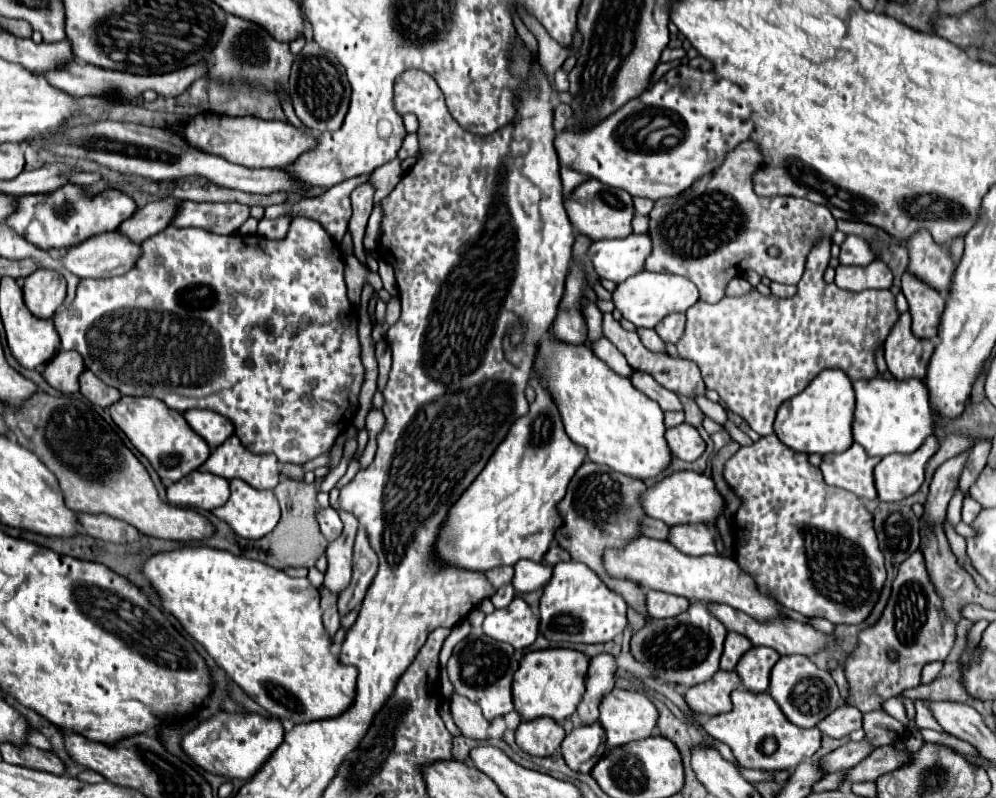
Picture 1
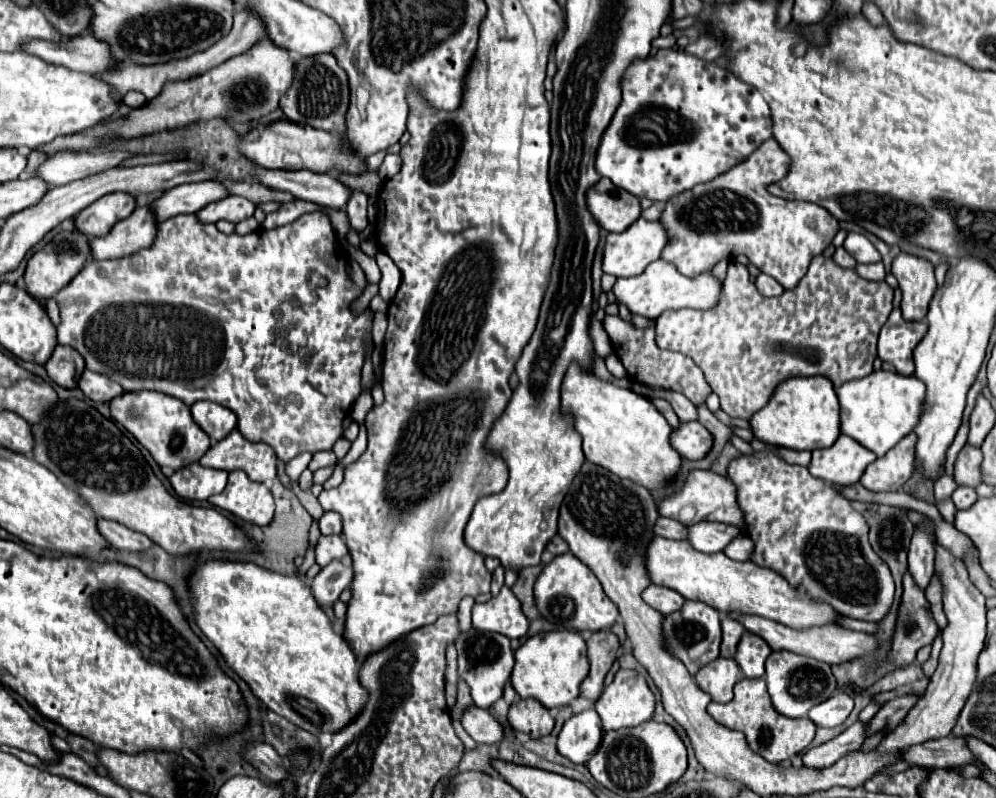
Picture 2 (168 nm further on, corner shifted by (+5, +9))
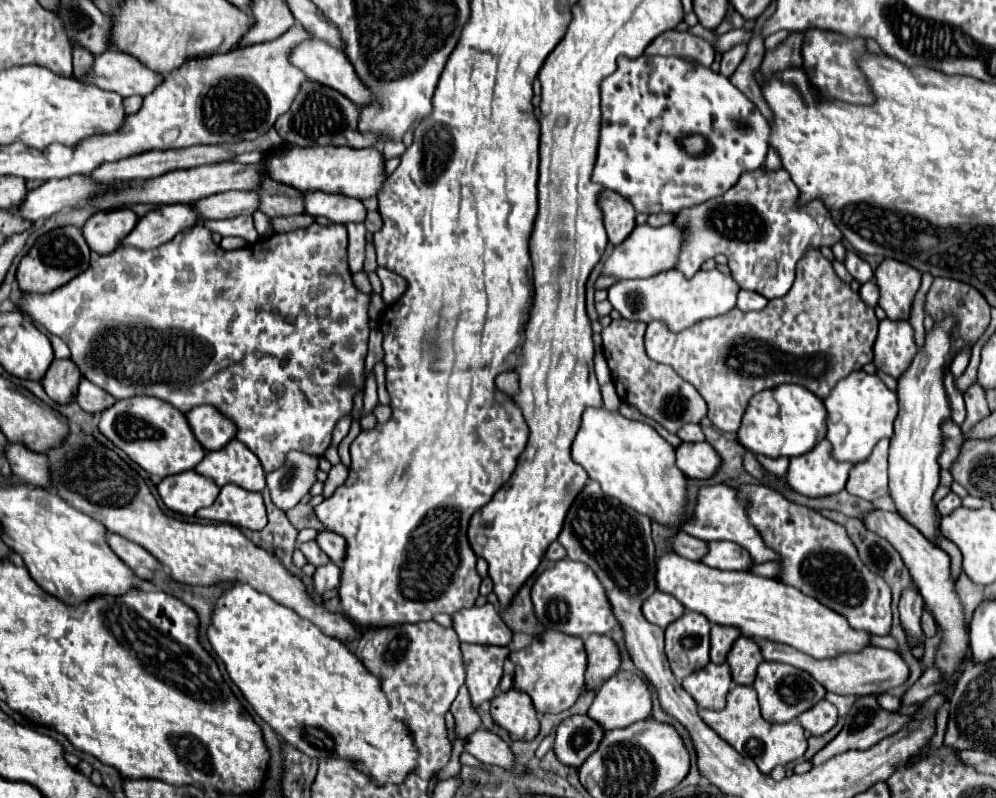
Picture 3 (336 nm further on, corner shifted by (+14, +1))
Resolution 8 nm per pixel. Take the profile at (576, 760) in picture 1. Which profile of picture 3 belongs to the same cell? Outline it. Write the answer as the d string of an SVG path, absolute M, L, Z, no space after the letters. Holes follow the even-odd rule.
M573 715L569 719L563 719L557 727L557 737L553 743L555 757L563 765L579 769L585 759L597 749L601 737L601 725L587 715Z

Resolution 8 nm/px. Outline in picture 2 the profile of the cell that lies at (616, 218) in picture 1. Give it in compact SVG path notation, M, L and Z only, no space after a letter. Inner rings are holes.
M602 177L588 191L588 209L596 217L602 229L610 233L622 233L640 217L640 199Z

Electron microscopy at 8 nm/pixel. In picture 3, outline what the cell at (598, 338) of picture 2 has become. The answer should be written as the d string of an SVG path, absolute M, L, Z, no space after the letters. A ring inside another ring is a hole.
M595 349L595 375L599 379L599 383L607 383L611 381L611 373L609 373L609 367L607 367L607 361L603 357L603 353L599 349Z

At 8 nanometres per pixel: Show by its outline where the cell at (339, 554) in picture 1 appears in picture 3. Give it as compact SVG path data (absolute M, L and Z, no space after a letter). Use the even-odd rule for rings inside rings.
M307 541L307 543L303 543L299 549L301 549L301 553L305 555L307 563L311 563L311 565L315 565L315 567L329 563L329 557L319 549L319 545L317 545L315 541Z

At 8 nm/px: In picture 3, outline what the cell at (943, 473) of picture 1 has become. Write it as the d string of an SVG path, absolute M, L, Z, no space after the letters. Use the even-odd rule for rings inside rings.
M917 587L905 589L905 593L901 595L901 601L899 601L899 615L901 615L901 625L903 625L905 633L909 633L913 637L923 637L923 631L919 627L921 611L923 611L923 597L919 595Z

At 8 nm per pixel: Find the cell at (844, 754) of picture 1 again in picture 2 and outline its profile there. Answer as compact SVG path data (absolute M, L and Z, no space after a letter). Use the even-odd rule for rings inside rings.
M908 693L902 697L896 697L892 701L888 701L872 721L868 721L868 735L888 727L894 729L894 725L898 725L902 721L902 717L906 717L908 709L920 699L920 693Z

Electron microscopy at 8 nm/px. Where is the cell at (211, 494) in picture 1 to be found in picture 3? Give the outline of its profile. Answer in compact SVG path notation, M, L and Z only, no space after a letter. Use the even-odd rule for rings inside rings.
M195 471L169 475L157 485L157 489L163 503L183 515L193 515L197 509L209 507L219 495L219 487Z

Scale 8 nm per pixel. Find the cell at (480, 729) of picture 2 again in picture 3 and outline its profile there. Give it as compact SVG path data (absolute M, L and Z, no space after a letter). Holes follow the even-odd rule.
M477 729L465 739L465 751L477 757L481 763L499 765L505 769L513 767L513 753L509 745L497 735L487 729Z

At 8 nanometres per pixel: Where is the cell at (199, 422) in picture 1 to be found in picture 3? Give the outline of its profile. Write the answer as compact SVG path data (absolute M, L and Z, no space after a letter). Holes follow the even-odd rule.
M201 405L191 409L187 413L187 421L193 429L193 435L207 451L221 449L227 441L235 437L237 431L235 425L211 405Z

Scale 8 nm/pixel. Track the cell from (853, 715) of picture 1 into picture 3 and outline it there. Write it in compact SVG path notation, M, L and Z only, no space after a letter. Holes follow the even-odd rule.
M823 699L813 709L801 713L801 717L797 717L797 721L811 735L823 735L823 733L827 733L829 729L835 727L835 723L837 723L837 707L833 703L829 703L827 699Z

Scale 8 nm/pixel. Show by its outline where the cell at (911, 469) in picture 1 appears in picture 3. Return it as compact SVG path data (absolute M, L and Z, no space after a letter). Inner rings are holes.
M881 439L867 461L853 465L845 489L851 495L867 501L885 497L889 493L887 455L889 455L889 439Z

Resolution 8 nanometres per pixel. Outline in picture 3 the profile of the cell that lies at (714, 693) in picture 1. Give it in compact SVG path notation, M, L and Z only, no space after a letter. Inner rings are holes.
M709 663L707 667L697 669L689 677L685 677L681 685L697 701L699 707L719 711L725 707L725 697L733 681L727 663Z

